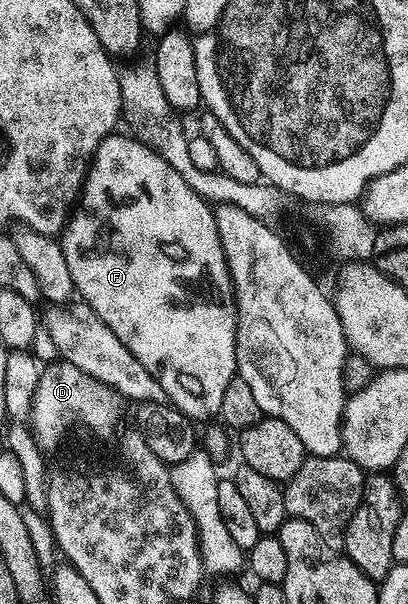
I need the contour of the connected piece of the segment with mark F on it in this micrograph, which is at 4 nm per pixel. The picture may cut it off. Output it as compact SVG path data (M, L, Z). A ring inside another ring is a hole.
M115 132L109 134L96 148L94 159L90 161L90 170L86 174L86 183L82 186L80 205L71 213L61 235L64 260L68 260L68 268L72 271L72 284L77 297L85 302L88 308L96 312L100 318L116 334L124 347L128 348L136 359L140 360L148 372L164 388L169 405L192 420L215 417L220 404L224 400L224 392L228 384L236 377L236 320L238 309L234 303L234 285L228 272L228 264L224 260L224 248L220 244L220 234L216 232L216 222L211 203L201 198L191 186L164 160L153 146L145 146L138 138L129 138L126 134Z

